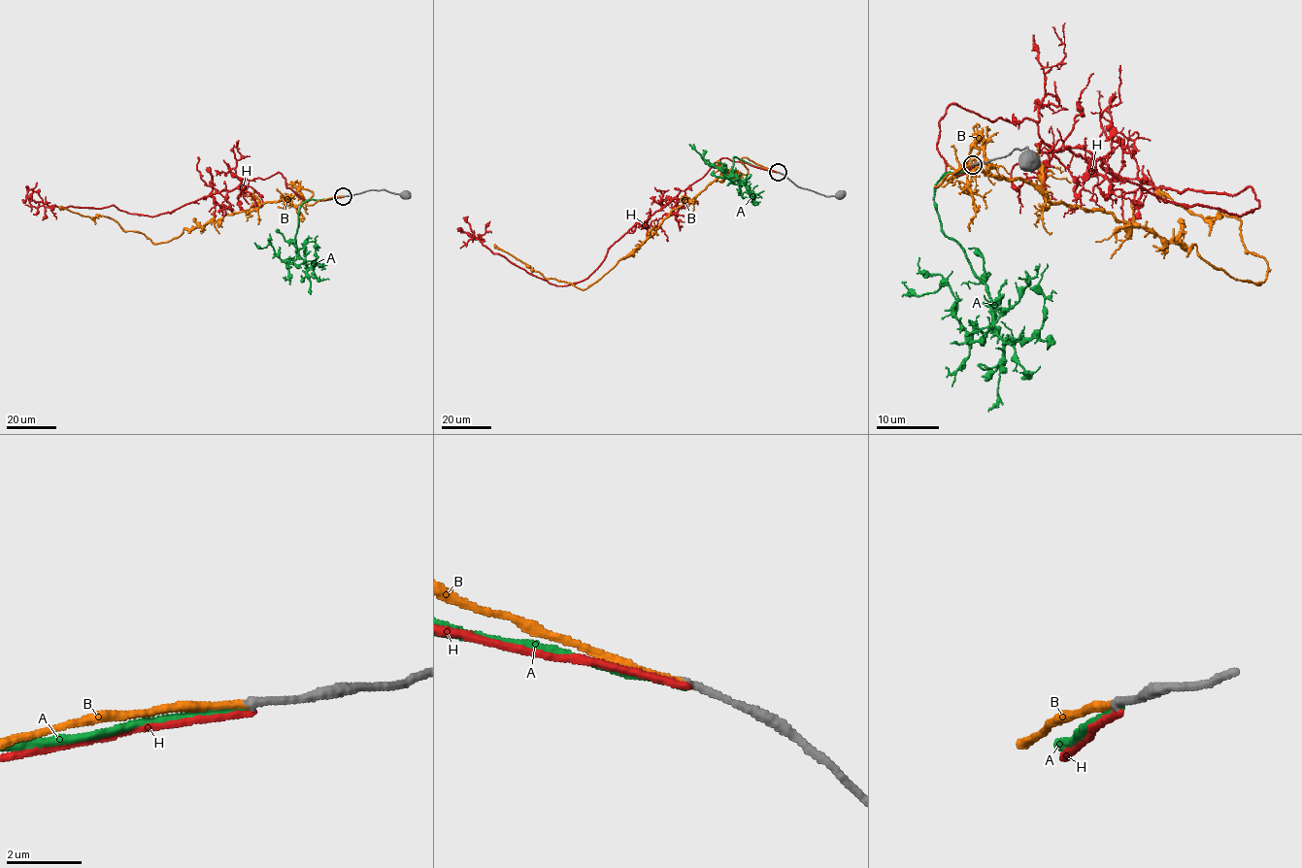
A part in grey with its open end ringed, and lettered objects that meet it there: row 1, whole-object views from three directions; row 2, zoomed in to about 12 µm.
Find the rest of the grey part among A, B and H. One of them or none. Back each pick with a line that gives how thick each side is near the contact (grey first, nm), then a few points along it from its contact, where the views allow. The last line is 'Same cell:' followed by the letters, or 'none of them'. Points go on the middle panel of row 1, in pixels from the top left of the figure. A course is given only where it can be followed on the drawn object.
B: 200 nm thick on the grey side, 180 nm on the other; it runs (778, 172), (743, 157), (747, 175), (726, 170), (583, 289), (545, 278), (493, 245)
Same cell: B

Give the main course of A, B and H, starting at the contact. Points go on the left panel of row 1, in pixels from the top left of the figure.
A: (343, 196), (306, 200), (301, 206), (297, 258), (292, 263), (285, 263), (270, 245), (259, 248), (254, 243)
B: (343, 196), (308, 205), (313, 193), (300, 188), (156, 243), (110, 218), (58, 207)
H: (343, 196), (302, 199), (277, 172), (152, 216), (114, 205), (49, 206), (32, 189), (23, 203)

